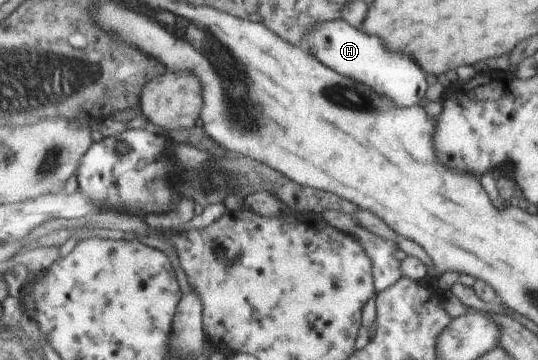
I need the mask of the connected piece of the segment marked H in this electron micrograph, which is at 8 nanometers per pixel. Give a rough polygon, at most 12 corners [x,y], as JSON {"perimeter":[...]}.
{"perimeter":[[346,20],[310,28],[327,67],[399,107],[427,95],[415,57]]}

